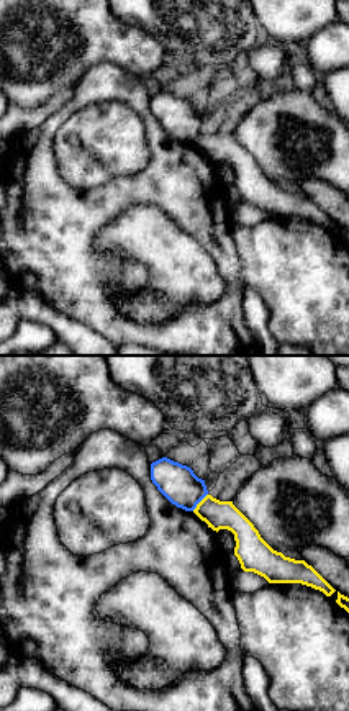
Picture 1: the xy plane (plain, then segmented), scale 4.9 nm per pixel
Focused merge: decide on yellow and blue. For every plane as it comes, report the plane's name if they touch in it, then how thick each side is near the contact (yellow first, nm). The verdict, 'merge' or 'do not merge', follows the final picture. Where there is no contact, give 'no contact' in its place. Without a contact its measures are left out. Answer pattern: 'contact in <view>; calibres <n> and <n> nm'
contact in xy; calibres 140 and 180 nm

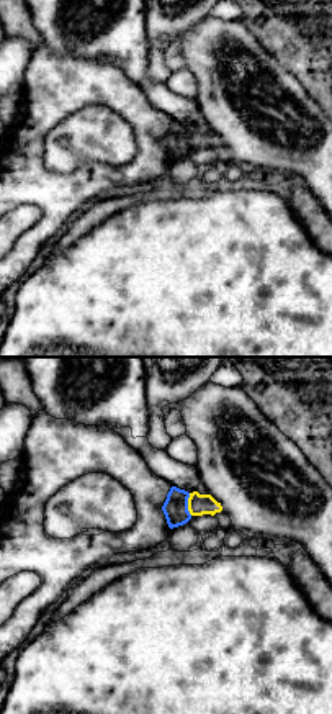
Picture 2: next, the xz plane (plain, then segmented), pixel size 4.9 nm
contact in xz; calibres 110 and 130 nm

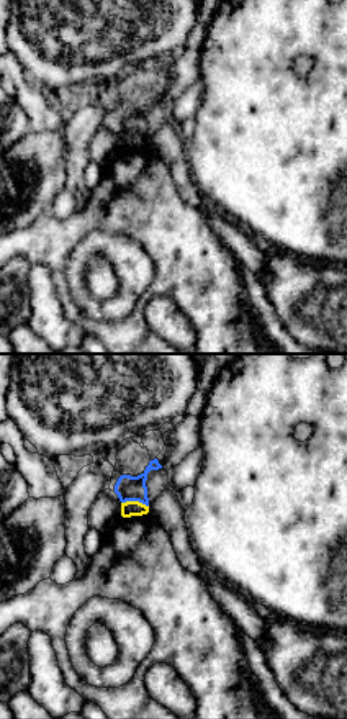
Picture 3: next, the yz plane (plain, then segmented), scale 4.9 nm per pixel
contact in yz; calibres 80 and 130 nm

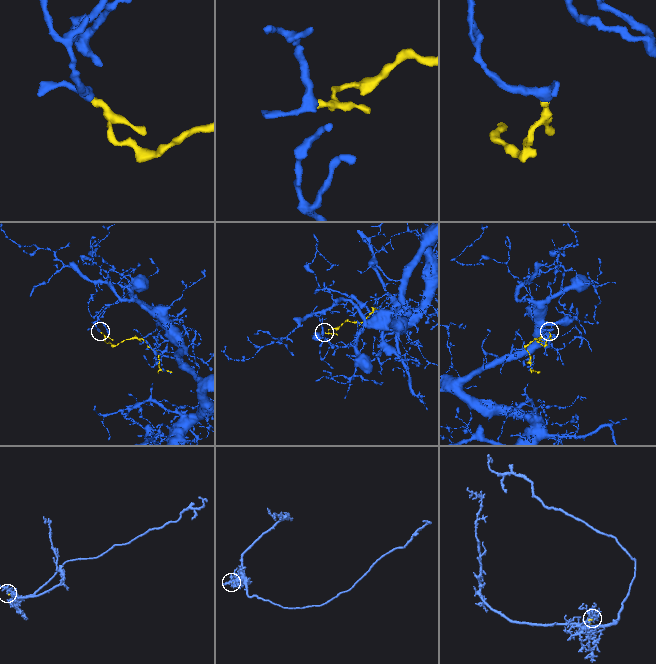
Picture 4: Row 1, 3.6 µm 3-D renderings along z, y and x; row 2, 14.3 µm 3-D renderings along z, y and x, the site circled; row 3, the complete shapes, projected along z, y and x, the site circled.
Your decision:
do not merge

